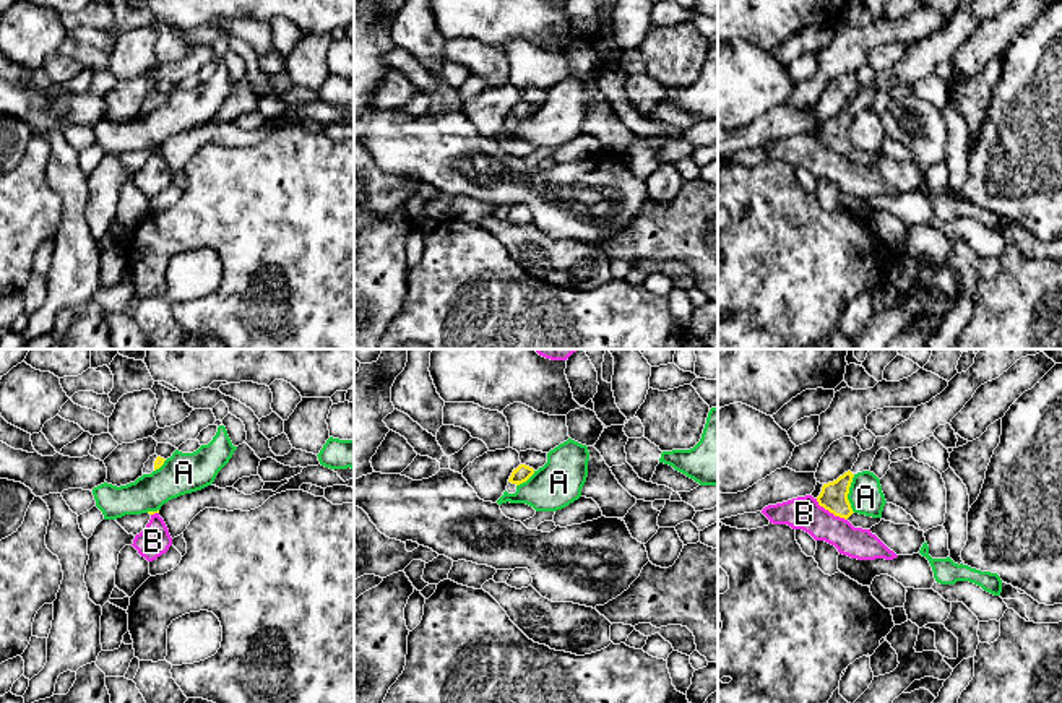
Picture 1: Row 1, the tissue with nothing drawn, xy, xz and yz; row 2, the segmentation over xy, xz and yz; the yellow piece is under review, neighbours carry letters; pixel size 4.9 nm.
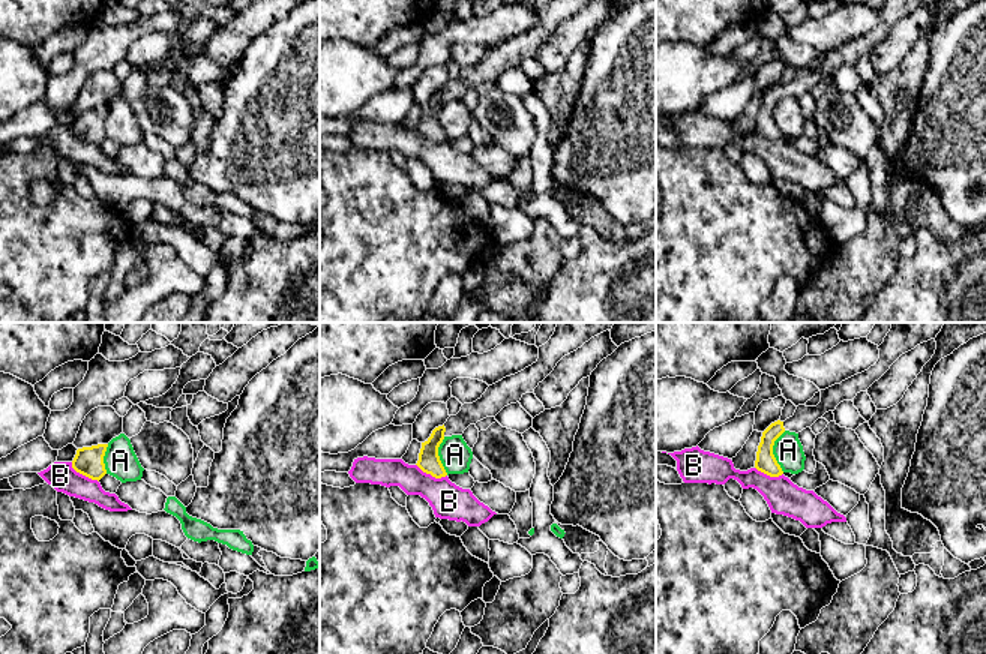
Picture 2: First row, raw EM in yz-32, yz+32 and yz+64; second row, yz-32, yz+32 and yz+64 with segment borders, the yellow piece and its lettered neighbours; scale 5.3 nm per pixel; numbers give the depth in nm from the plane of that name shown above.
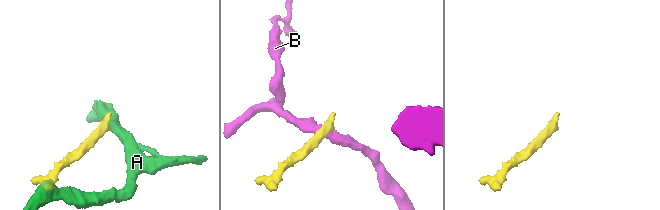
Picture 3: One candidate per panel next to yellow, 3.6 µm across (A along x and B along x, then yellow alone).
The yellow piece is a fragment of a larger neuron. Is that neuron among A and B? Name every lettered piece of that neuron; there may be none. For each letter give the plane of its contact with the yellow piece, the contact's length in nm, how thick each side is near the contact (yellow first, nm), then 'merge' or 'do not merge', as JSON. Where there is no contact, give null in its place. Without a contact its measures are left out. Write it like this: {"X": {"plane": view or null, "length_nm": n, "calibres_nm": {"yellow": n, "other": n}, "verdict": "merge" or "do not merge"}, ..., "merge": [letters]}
{"A": {"plane": "yz", "length_nm": 190, "calibres_nm": {"yellow": 140, "other": 170}, "verdict": "do not merge"}, "B": {"plane": "yz", "length_nm": 190, "calibres_nm": {"yellow": 140, "other": 160}, "verdict": "do not merge"}, "merge": []}

